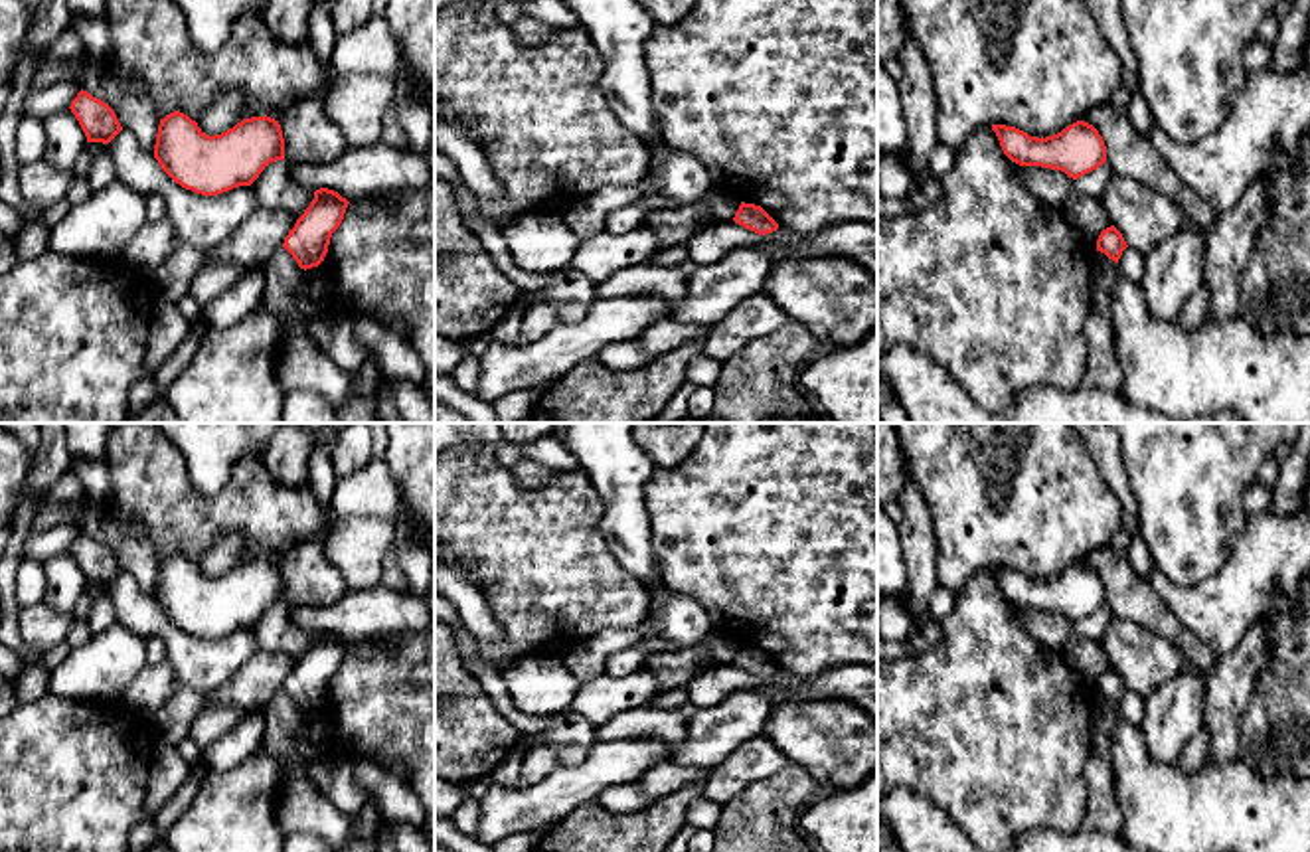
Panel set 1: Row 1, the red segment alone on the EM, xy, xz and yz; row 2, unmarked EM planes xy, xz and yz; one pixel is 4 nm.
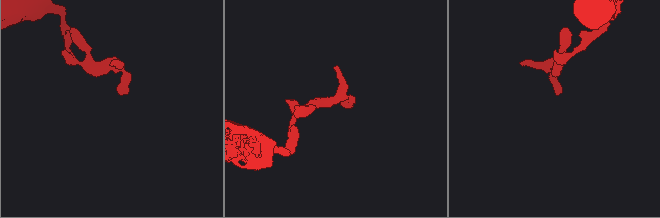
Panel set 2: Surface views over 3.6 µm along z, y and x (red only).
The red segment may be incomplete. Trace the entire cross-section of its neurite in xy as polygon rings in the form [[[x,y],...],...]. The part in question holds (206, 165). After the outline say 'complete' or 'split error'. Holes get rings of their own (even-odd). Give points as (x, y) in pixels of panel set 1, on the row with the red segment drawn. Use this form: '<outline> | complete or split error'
[[[174,111],[160,119],[154,158],[182,188],[217,196],[251,186],[271,162],[285,160],[285,138],[279,121],[267,115],[209,136]]] | complete

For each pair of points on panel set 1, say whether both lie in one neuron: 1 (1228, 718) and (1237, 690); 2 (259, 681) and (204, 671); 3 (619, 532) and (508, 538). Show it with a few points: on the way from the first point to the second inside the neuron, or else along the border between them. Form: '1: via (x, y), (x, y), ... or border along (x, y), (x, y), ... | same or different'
1: via (1228, 712), (1231, 696) | same
2: border along (259, 649), (224, 684), (204, 696) | different
3: border along (593, 487), (603, 507), (601, 534), (629, 572) | different

